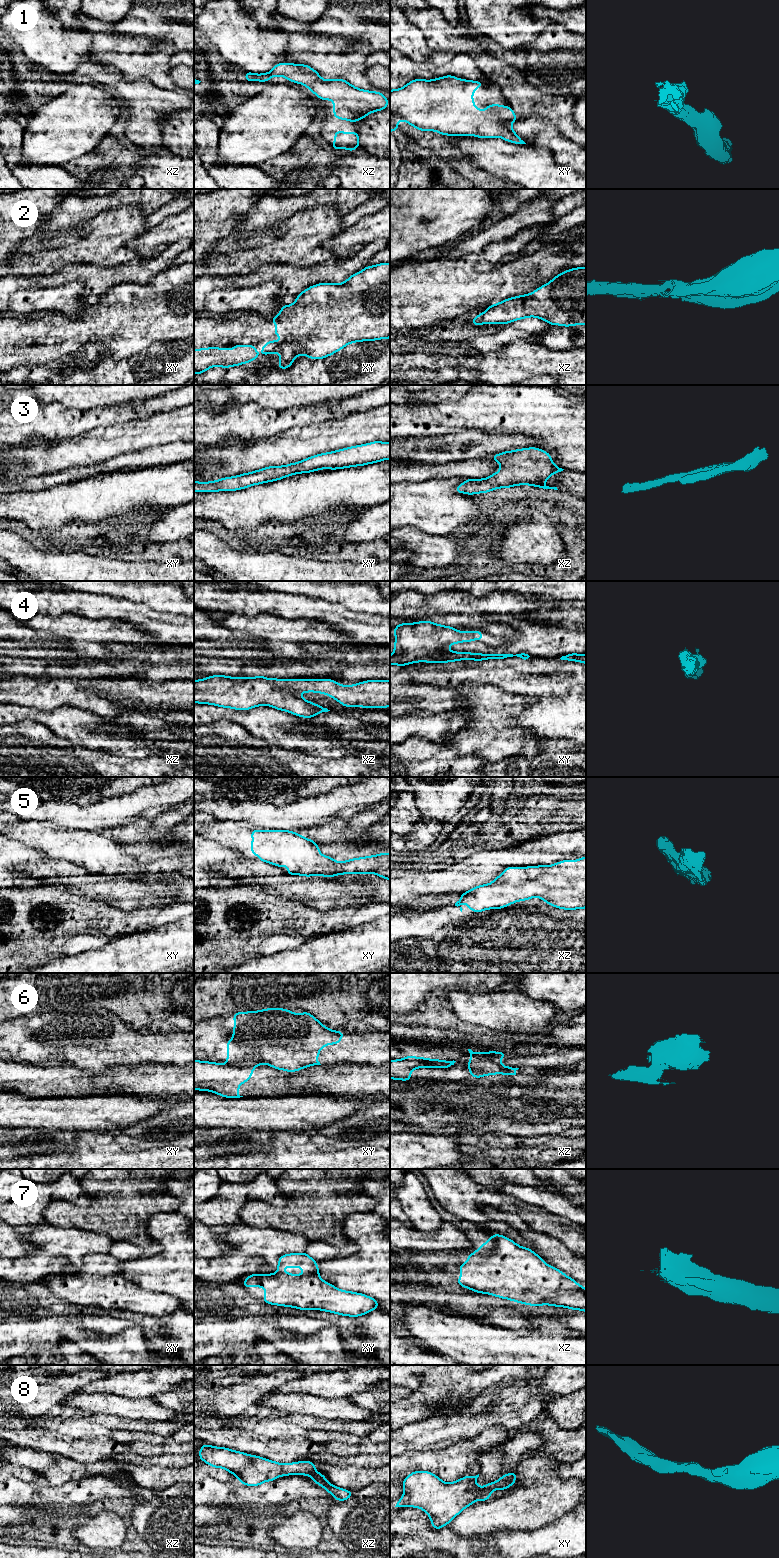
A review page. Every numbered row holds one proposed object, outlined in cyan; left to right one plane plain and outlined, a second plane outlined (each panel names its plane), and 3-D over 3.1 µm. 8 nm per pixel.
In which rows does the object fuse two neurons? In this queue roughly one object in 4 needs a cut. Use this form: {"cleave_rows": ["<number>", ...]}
{"cleave_rows": ["6"]}

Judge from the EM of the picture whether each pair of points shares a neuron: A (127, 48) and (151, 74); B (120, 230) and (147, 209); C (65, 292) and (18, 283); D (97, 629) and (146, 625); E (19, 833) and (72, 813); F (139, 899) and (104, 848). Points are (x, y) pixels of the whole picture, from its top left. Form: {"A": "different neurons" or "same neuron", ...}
{"A": "same neuron", "B": "different neurons", "C": "same neuron", "D": "different neurons", "E": "different neurons", "F": "different neurons"}

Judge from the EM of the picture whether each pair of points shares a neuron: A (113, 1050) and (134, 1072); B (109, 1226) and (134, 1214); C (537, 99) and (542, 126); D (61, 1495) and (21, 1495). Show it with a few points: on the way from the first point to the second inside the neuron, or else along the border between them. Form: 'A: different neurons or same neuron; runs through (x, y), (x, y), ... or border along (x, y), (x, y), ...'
A: different neurons; border along (150, 1062), (142, 1064), (116, 1064), (104, 1070)
B: same neuron; runs through (115, 1222), (126, 1222), (128, 1220)
C: different neurons; border along (533, 115), (535, 116)
D: same neuron; runs through (51, 1495), (31, 1495)

